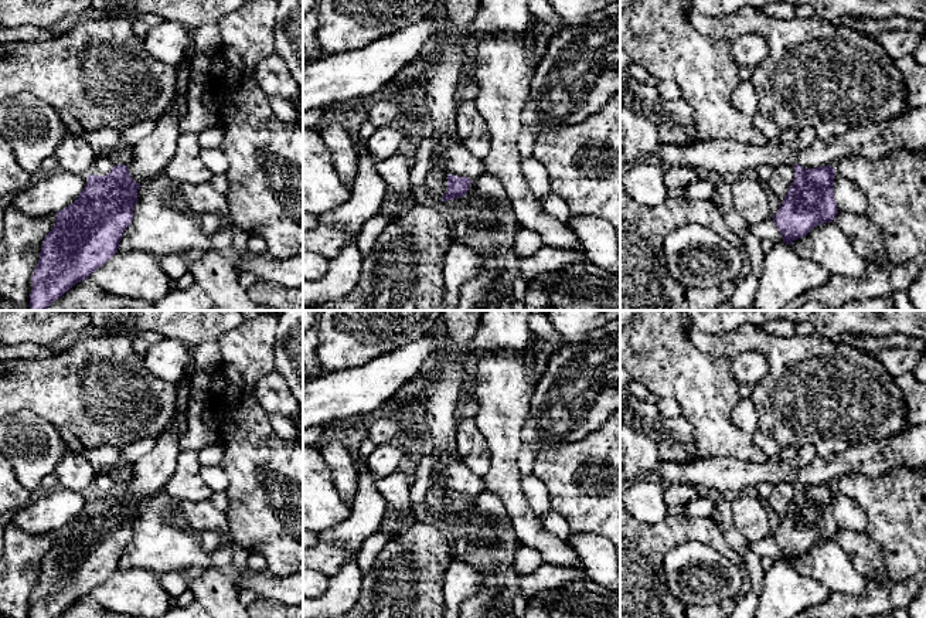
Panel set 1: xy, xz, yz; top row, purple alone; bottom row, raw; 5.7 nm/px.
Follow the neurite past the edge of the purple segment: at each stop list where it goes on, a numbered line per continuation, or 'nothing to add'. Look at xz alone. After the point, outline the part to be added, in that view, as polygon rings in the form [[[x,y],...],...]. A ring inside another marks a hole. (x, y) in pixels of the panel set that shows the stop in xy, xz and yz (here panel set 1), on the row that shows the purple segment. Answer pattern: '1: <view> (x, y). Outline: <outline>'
1: xz (487, 226). Outline: [[[471,180],[470,189],[460,198],[440,203],[449,215],[453,241],[471,248],[481,257],[481,269],[466,281],[457,299],[457,310],[500,310],[505,296],[513,293],[513,283],[520,278],[520,257],[514,252],[514,237],[521,227],[511,203],[497,200],[476,189]]]

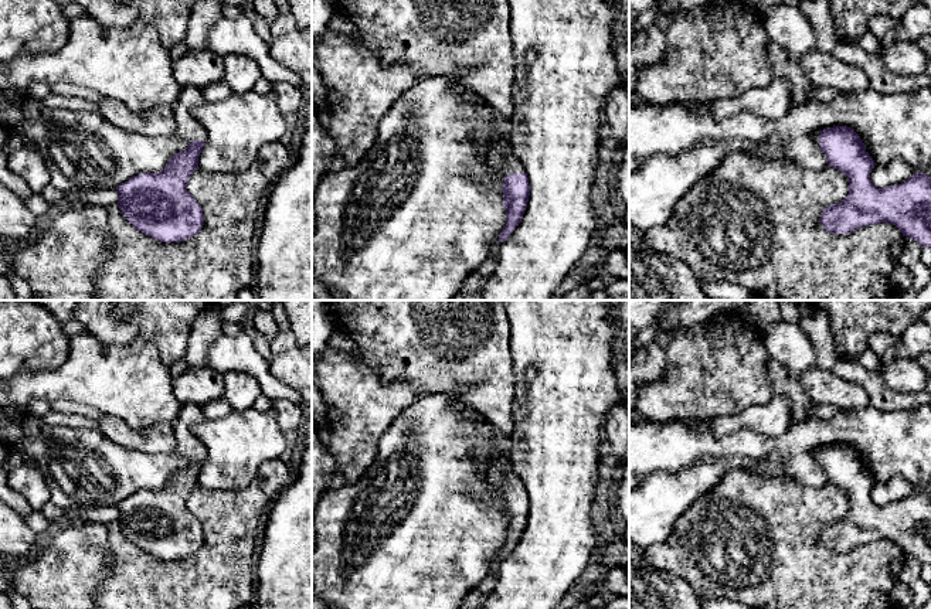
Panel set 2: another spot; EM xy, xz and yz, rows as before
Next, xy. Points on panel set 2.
1: xy (187, 128). Outline: [[[191,85],[181,89],[180,96],[171,105],[177,123],[174,137],[187,140],[188,143],[193,140],[207,142],[207,132],[191,115],[191,109],[203,102],[203,89]]]

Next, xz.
1: xz (500, 156). Outline: [[[507,142],[490,147],[489,166],[499,173],[502,181],[512,173],[526,173]]]

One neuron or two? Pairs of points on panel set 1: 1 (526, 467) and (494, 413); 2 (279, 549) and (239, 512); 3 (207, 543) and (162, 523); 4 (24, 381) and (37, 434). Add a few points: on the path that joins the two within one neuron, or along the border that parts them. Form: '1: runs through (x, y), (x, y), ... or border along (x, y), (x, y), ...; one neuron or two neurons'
1: border along (521, 444), (517, 452), (520, 474); two neurons
2: runs through (269, 539), (249, 519); one neuron
3: runs through (196, 535), (173, 535); one neuron
4: border along (14, 413), (37, 413), (55, 428); two neurons

